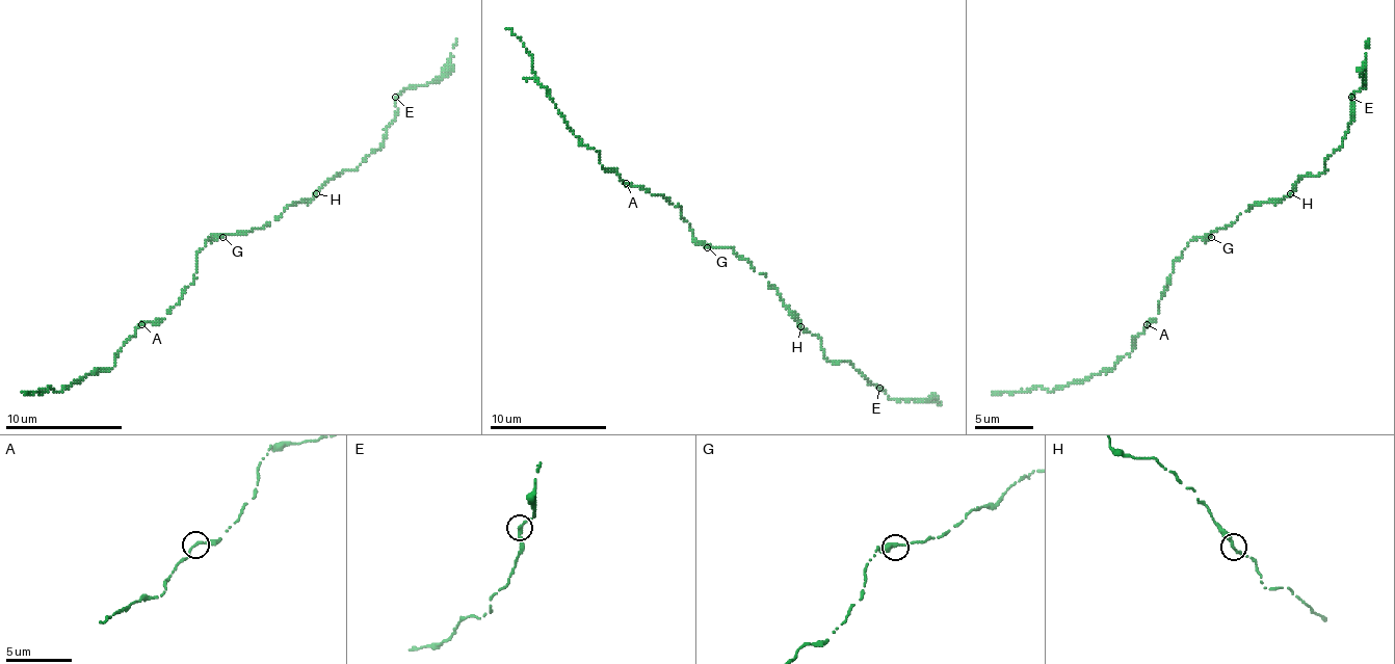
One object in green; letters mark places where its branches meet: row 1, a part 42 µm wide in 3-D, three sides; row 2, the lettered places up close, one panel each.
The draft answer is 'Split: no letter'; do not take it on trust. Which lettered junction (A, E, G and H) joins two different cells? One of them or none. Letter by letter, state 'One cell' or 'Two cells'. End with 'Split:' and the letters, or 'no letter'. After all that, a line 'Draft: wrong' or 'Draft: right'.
A: One cell
E: One cell
G: One cell
H: One cell
Split: no letter
Draft: right

